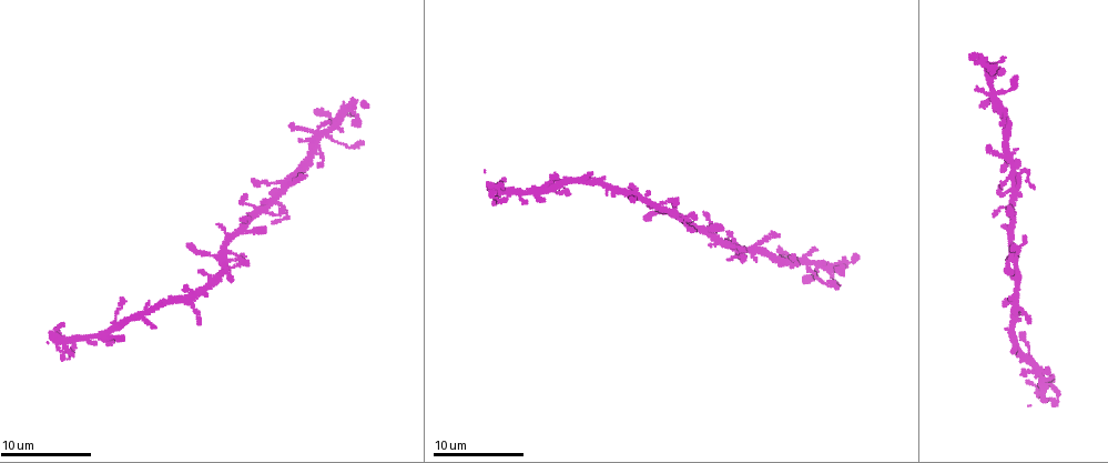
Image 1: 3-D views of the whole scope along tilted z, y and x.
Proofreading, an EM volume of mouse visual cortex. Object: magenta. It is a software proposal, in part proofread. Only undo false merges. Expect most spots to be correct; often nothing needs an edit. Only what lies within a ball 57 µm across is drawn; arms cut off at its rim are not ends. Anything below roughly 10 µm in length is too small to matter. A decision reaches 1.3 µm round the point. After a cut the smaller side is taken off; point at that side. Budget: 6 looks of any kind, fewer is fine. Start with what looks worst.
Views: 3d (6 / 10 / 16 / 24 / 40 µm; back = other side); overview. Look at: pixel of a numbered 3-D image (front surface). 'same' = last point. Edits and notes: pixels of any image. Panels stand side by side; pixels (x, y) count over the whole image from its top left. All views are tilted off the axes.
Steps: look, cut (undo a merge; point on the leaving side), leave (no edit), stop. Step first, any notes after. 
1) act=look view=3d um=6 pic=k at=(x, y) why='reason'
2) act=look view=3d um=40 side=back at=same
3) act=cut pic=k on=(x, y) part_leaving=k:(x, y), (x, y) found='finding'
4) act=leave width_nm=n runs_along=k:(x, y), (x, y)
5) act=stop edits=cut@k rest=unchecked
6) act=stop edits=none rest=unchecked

act=look view=3d um=16 pic=1 at=(1011, 258) why='four or more arms meet'

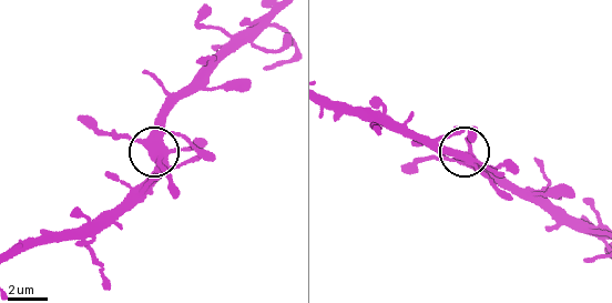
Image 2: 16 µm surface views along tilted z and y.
act=look view=3d um=16 side=back pic=2 at=(154, 153) why='other side'

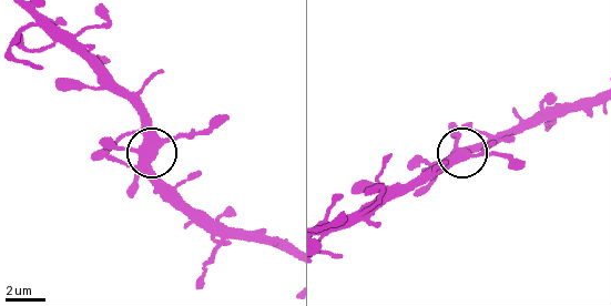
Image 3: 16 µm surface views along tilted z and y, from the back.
act=leave side_arm_um=26 runs_along=3:(143, 143), (151, 148), (151, 125), (142, 94) found='continuous, no second neuron'

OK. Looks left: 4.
act=look view=3d um=16 pic=1 at=(272, 197) why='a narrow waist'

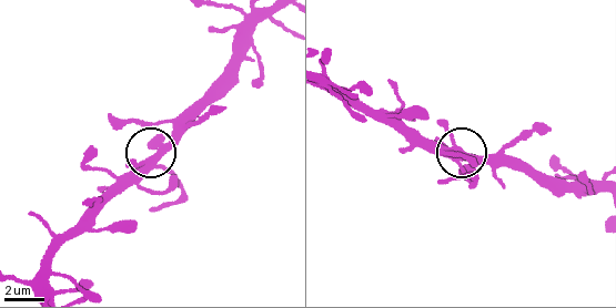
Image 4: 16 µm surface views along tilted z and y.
act=look view=3d um=16 side=back pic=4 at=(153, 157) why='from behind'

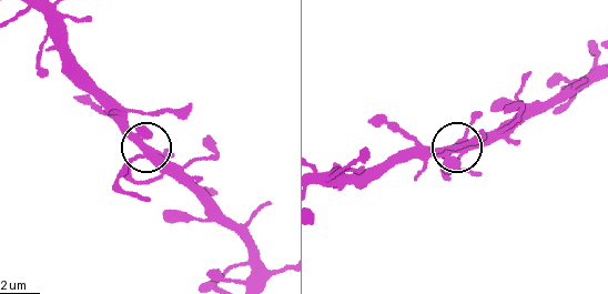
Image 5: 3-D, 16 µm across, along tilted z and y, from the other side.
act=leave runs_along=5:(250, 272), (244, 233), (109, 107) found='one neuron here'

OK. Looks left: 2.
act=look view=3d um=6 pic=1 at=(98, 334) why='three-way junction'

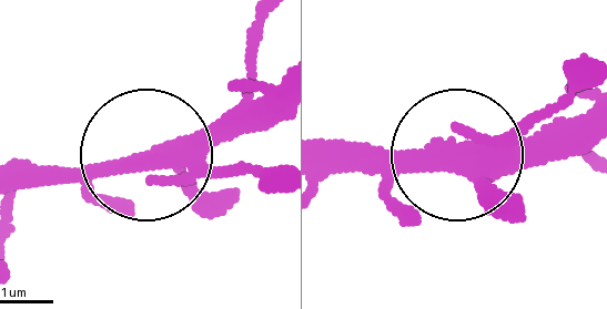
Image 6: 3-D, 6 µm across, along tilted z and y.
act=leave runs_along=6:(274, 92), (168, 151), (19, 168) found='all the same neuron'

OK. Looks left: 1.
act=stop edits=none rest=unchecked

